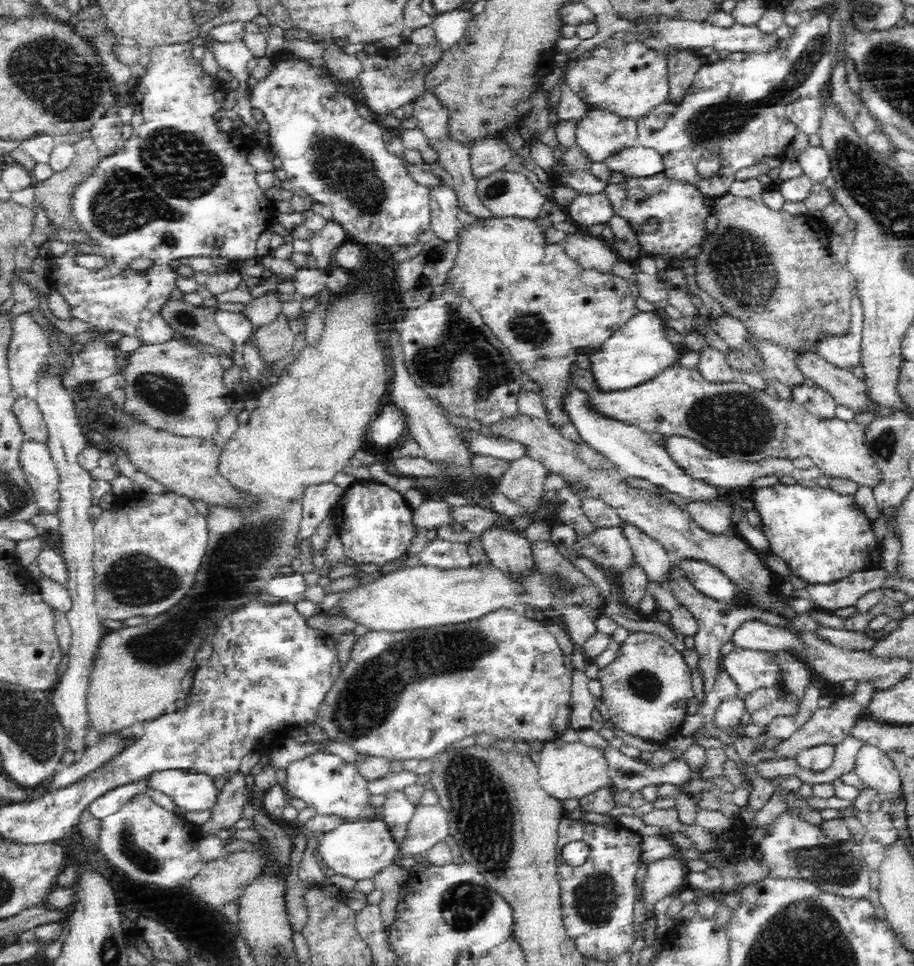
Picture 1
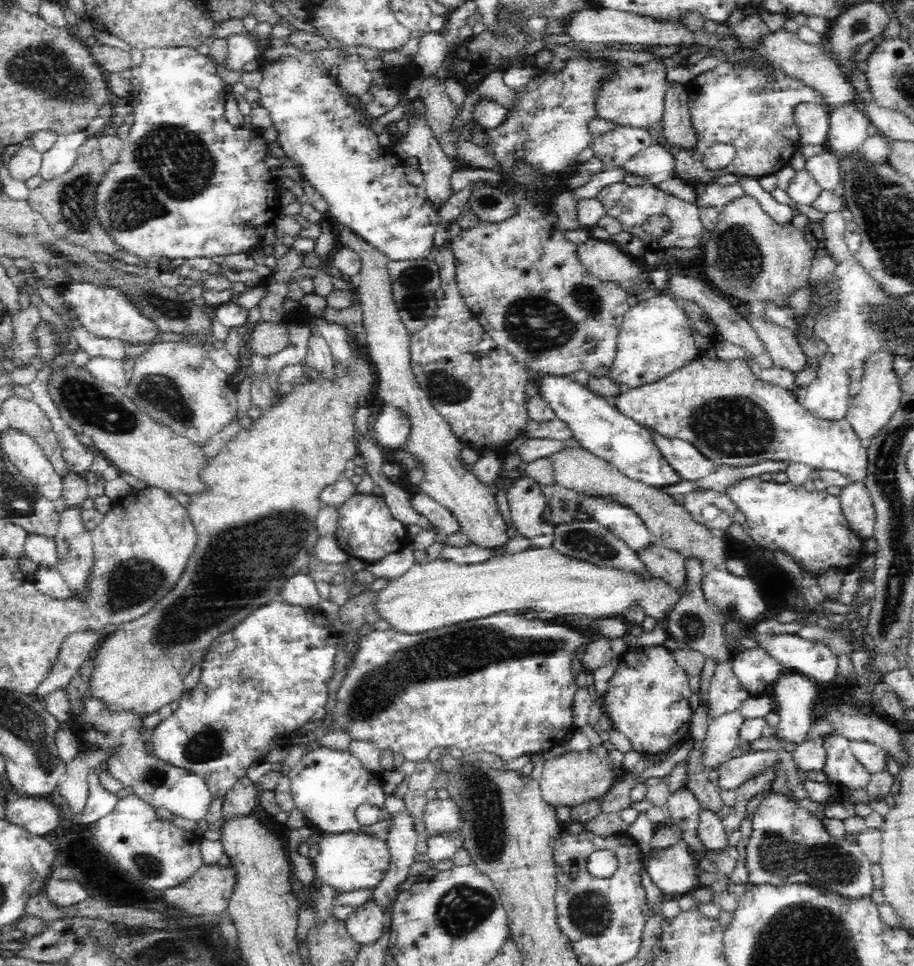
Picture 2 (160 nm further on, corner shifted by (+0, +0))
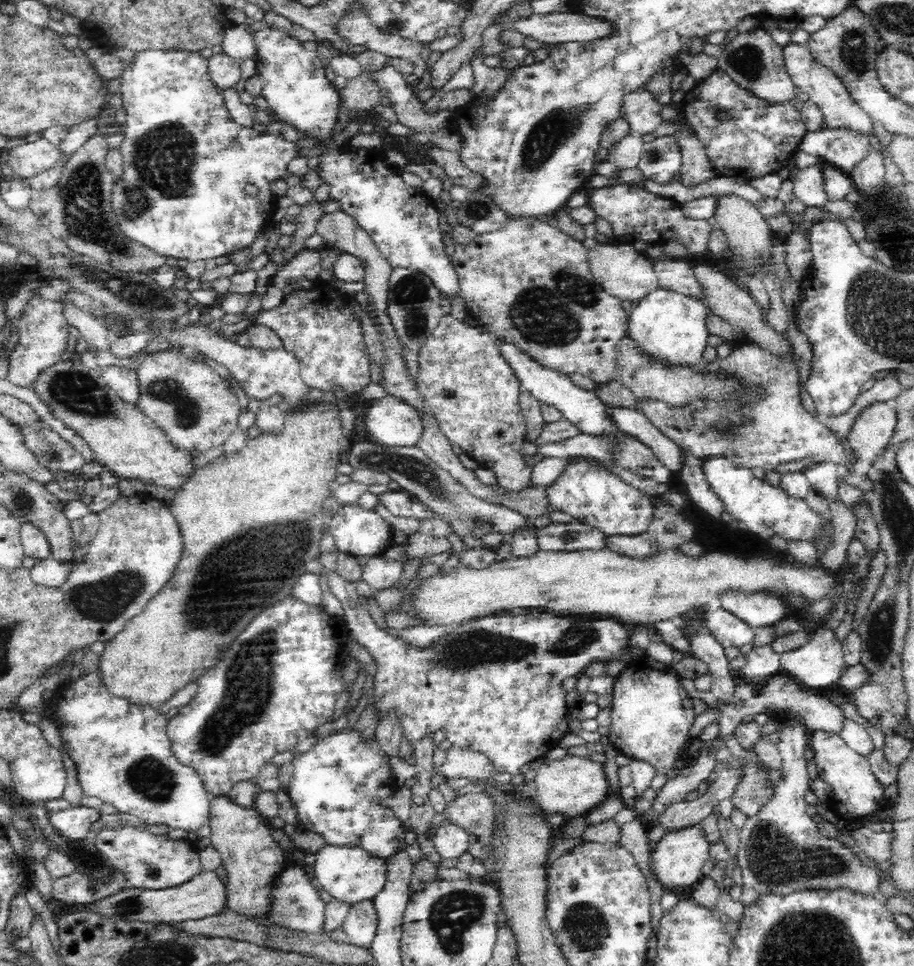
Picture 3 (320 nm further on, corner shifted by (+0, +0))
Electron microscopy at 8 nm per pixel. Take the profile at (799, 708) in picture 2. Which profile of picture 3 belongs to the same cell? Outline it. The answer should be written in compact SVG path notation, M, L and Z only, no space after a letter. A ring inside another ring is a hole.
M786 712L784 719L778 722L778 734L780 742L777 744L778 751L783 759L780 780L773 786L774 794L770 800L754 814L747 818L745 825L736 835L739 839L737 848L737 864L742 870L744 888L754 888L758 894L772 893L785 895L792 891L812 890L849 890L854 894L878 895L879 878L876 870L868 866L854 850L850 850L844 843L836 838L828 839L821 833L818 823L814 822L812 816L806 814L807 804L805 802L806 790L809 790L810 782L805 751L811 742L812 731L802 721L798 713Z

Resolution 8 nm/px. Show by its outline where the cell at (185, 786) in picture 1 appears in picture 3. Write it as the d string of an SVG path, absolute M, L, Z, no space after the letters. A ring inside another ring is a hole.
M90 672L82 675L68 685L56 690L47 703L49 707L49 718L56 723L58 732L62 741L62 752L68 753L69 758L73 761L80 786L88 797L98 797L102 801L115 807L122 815L138 818L138 822L146 824L164 824L168 828L184 829L187 832L196 832L198 828L209 820L209 811L212 798L202 783L200 776L190 767L183 766L180 762L174 759L174 754L170 751L170 740L166 733L166 723L168 719L160 713L159 709L152 706L138 706L125 698L120 698L110 694L110 691L103 684L98 672Z

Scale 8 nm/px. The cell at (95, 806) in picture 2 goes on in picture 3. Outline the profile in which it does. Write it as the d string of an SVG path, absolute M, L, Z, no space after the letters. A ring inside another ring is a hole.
M68 808L60 812L50 812L50 823L60 834L72 840L84 840L90 832L90 826L100 818L96 808Z

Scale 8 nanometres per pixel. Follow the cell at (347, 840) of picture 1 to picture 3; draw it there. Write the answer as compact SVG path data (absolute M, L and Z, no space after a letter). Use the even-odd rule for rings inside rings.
M326 843L315 854L312 873L316 876L318 884L327 891L330 896L346 901L357 903L363 900L372 900L387 880L386 857L376 855L372 851L358 845L338 845L338 843Z

